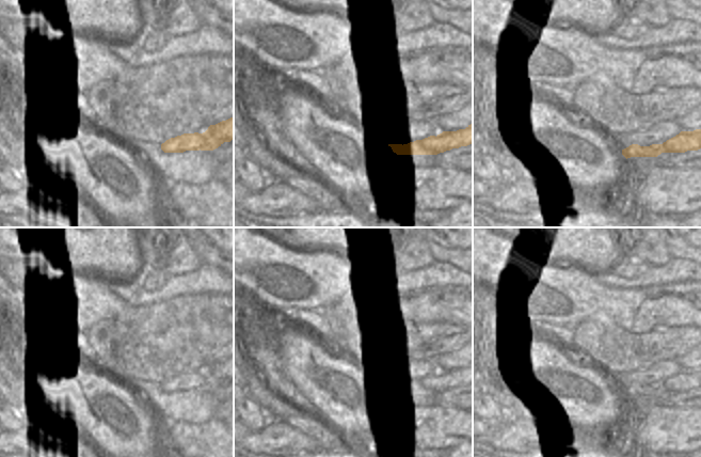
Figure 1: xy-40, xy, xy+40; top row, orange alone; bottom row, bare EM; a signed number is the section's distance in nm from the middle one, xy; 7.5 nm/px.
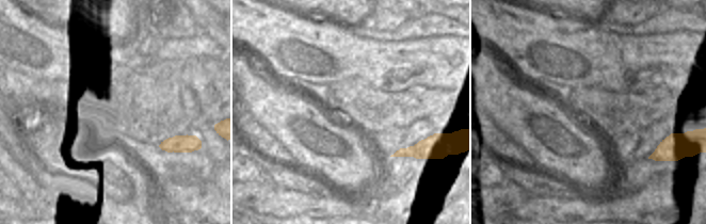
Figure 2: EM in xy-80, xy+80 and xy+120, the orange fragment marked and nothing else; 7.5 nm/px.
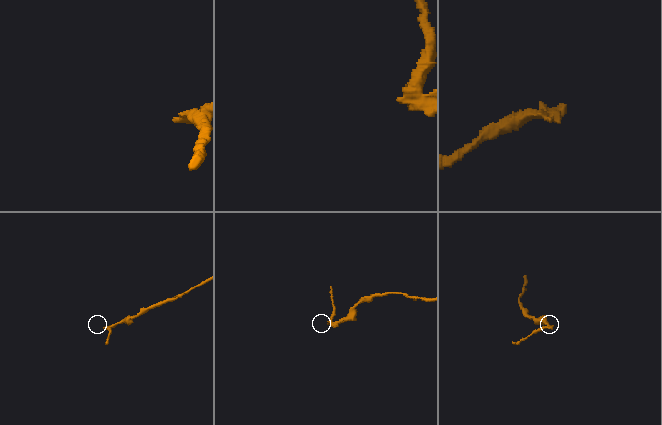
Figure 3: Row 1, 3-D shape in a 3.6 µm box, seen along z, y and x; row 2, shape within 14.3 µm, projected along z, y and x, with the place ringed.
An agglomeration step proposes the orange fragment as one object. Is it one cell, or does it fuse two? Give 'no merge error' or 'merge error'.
merge error

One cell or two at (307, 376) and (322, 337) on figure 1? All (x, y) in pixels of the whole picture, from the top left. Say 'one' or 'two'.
two

